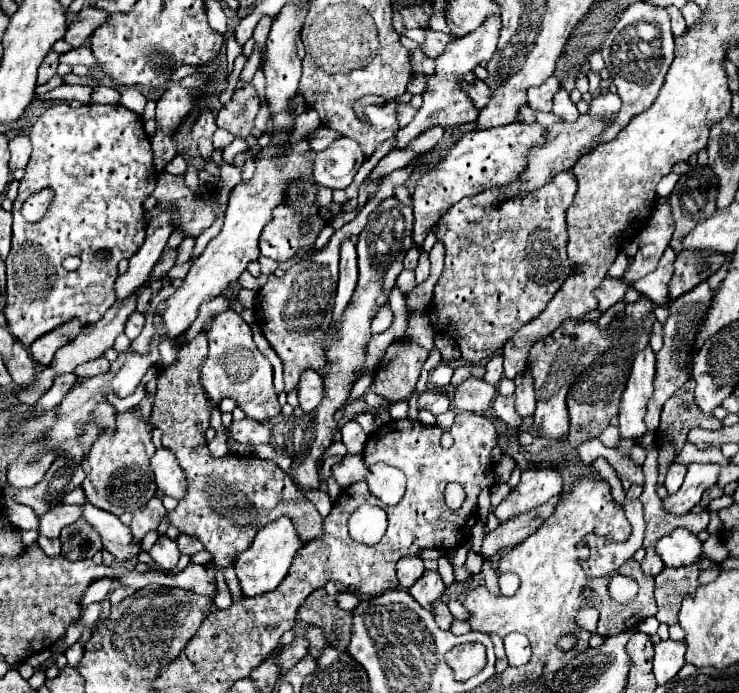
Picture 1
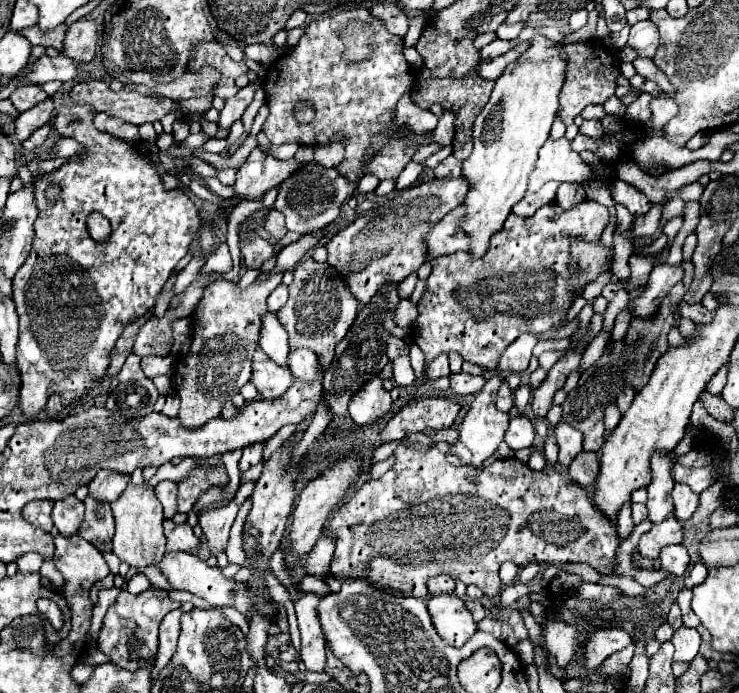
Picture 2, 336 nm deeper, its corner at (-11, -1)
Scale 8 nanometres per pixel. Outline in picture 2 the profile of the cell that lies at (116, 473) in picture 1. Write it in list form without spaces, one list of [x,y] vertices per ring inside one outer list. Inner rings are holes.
[[[138,485],[132,489],[126,489],[118,501],[112,503],[116,533],[112,539],[112,553],[120,559],[120,563],[128,563],[130,567],[148,567],[156,565],[160,557],[164,557],[164,545],[166,537],[162,533],[162,505],[154,495],[154,489],[148,489],[146,485]]]

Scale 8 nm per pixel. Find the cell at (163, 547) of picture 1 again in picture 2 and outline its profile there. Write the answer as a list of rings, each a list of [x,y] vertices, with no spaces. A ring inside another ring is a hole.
[[[170,519],[164,521],[164,533],[166,533],[166,551],[190,551],[192,547],[198,547],[198,539],[192,533],[192,527],[186,525],[176,525]]]

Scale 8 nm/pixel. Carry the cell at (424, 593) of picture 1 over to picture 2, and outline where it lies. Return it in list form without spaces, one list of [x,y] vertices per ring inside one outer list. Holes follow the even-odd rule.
[[[456,595],[430,597],[426,607],[432,617],[432,623],[436,625],[436,631],[452,647],[462,647],[478,629],[472,619],[472,613],[468,613],[464,601]]]

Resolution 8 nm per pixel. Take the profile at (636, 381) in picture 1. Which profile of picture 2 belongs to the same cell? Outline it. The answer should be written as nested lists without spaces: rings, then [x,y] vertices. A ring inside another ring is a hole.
[[[656,453],[652,457],[652,483],[648,485],[648,501],[646,501],[646,509],[648,509],[648,519],[652,523],[660,523],[668,517],[674,515],[674,503],[672,503],[672,475],[670,475],[670,467],[672,467],[672,453]]]

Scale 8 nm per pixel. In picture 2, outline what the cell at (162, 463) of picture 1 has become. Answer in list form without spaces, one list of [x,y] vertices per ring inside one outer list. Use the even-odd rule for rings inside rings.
[[[254,481],[242,483],[236,499],[230,505],[198,515],[198,523],[200,523],[202,531],[204,531],[206,545],[208,545],[212,555],[218,555],[218,553],[226,551],[228,537],[230,537],[230,527],[232,527],[232,523],[236,519],[236,513],[240,509],[240,505],[252,495],[252,489],[254,489]]]

